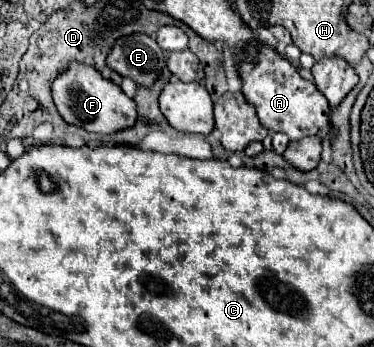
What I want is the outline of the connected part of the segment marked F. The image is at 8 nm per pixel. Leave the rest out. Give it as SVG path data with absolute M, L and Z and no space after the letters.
M72 62L66 72L62 72L52 86L52 98L58 106L58 112L62 118L72 124L86 128L86 132L96 134L114 134L126 128L132 128L138 120L136 102L128 98L120 86L116 86L112 80L102 78L98 70L92 66L84 66L80 62Z

